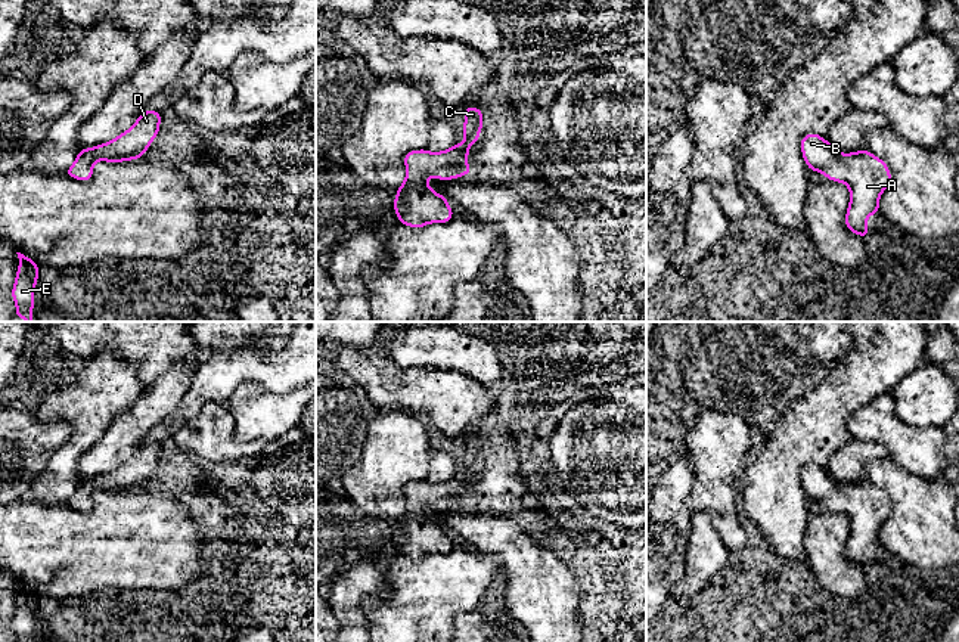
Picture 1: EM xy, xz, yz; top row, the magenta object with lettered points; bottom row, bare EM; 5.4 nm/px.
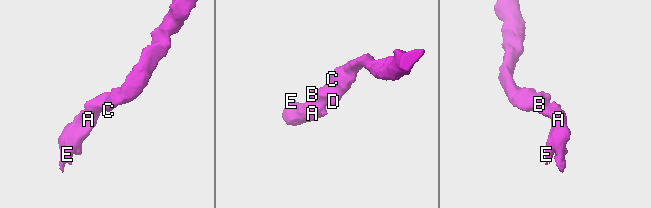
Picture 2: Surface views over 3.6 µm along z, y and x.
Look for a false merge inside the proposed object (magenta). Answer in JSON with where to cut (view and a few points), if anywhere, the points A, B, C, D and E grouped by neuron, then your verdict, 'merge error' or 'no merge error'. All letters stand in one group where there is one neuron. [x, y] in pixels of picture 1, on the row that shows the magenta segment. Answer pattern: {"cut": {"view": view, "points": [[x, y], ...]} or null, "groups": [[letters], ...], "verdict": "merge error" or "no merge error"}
{"cut": null, "groups": [["A", "B", "C", "D", "E"]], "verdict": "no merge error"}

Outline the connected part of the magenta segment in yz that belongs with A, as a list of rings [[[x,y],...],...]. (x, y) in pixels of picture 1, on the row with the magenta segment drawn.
[[[816,133],[806,134],[800,148],[809,170],[820,171],[826,179],[848,186],[850,205],[845,227],[866,238],[870,233],[866,218],[870,214],[879,214],[879,196],[891,182],[887,164],[868,149],[839,153]]]

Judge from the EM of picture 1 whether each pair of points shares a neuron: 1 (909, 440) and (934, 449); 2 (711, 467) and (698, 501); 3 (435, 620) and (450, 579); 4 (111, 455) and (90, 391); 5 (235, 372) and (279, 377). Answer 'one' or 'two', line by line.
1: one
2: one
3: one
4: two
5: one

